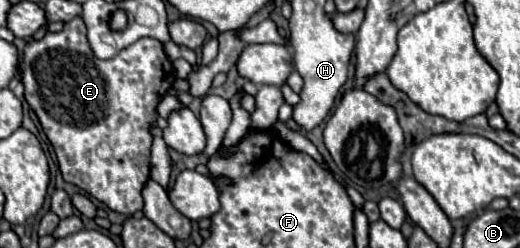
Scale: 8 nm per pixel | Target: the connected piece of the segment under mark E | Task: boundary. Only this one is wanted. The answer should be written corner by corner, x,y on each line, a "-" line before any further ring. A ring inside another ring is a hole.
75,17
67,21
59,33
47,33
41,41
29,41
23,51
23,61
25,69
21,81
25,85
25,99
35,111
51,145
55,147
63,179
89,193
91,197
107,205
111,211
129,217
135,211
141,211
141,191
151,175
151,125
157,123
157,103
161,95
165,95
175,83
175,69
165,57
163,43
145,37
135,41
135,45
123,49
123,53
117,53
115,59
101,61
95,57
87,41
87,29
83,19
-
99,145
109,145
111,155
99,157

